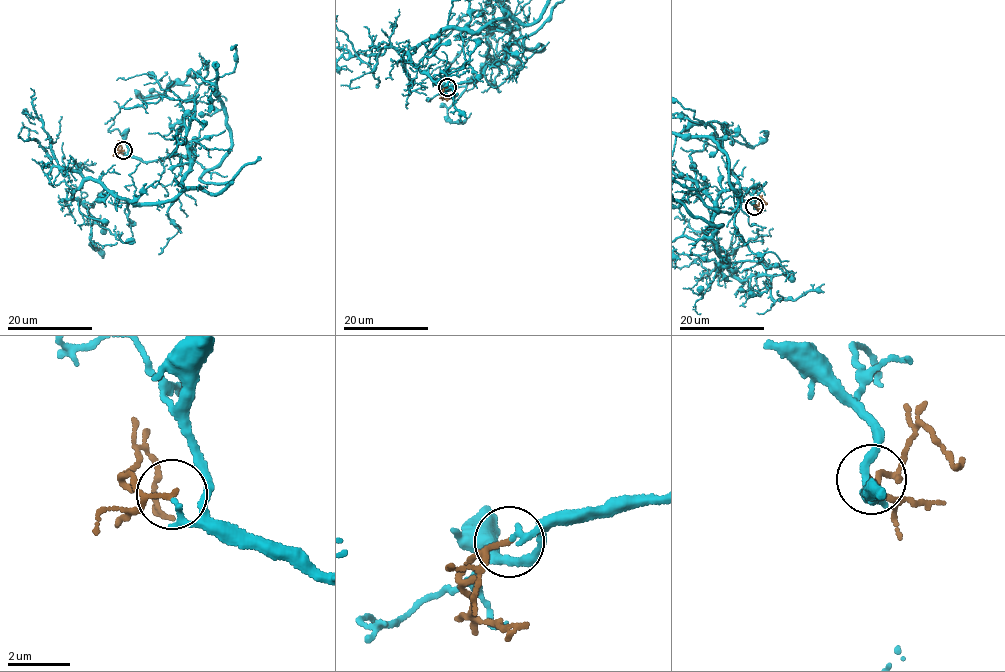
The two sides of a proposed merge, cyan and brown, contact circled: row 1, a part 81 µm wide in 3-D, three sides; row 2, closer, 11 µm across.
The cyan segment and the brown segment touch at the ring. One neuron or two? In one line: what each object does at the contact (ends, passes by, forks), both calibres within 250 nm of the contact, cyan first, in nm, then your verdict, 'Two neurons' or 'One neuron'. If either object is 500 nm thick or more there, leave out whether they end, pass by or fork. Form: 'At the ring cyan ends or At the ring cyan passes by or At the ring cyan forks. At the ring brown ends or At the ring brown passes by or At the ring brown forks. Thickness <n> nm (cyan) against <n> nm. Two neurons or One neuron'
At the ring cyan ends. At the ring brown passes by. Thickness 170 nm (cyan) against 120 nm. One neuron

